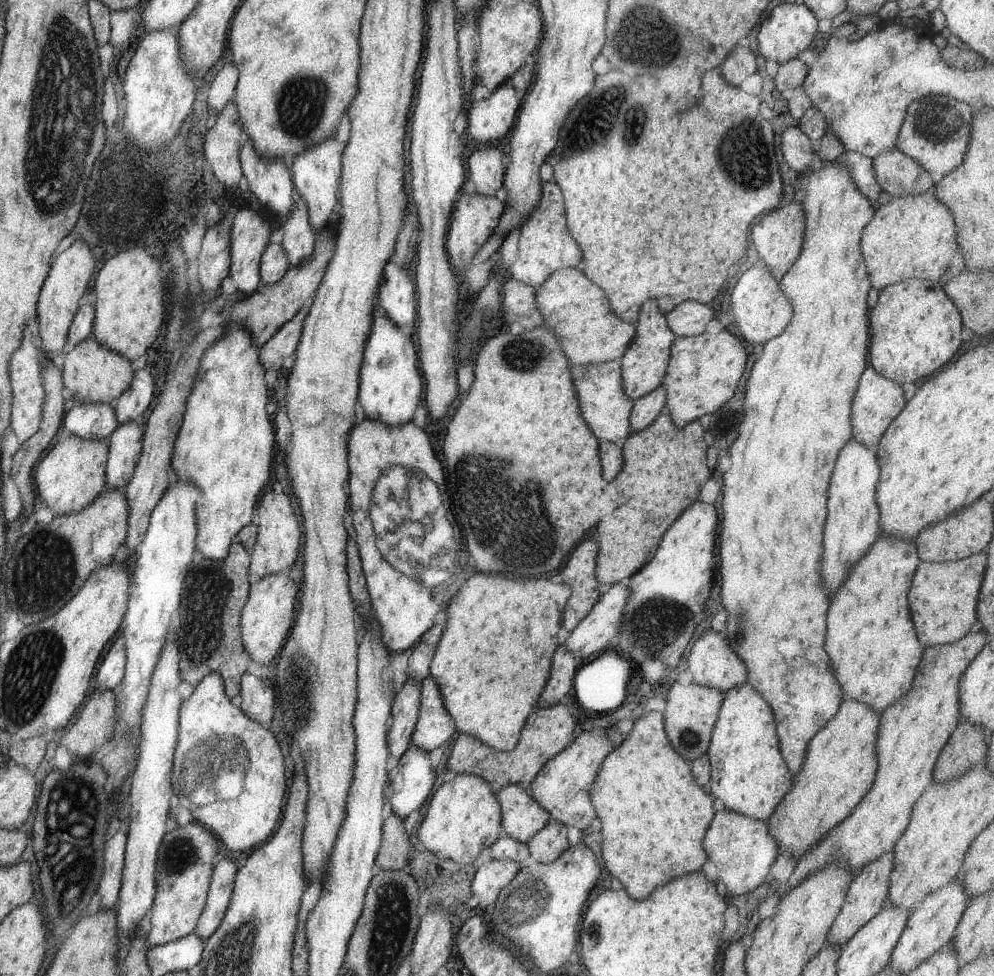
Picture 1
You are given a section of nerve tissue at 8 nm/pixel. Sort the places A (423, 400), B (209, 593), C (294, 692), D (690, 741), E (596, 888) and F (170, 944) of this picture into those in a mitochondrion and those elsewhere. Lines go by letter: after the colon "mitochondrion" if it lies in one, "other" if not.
A: other
B: mitochondrion
C: mitochondrion
D: mitochondrion
E: other
F: other

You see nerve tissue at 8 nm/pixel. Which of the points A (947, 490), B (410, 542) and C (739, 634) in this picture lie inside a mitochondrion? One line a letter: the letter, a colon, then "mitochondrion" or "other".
A: other
B: mitochondrion
C: mitochondrion

